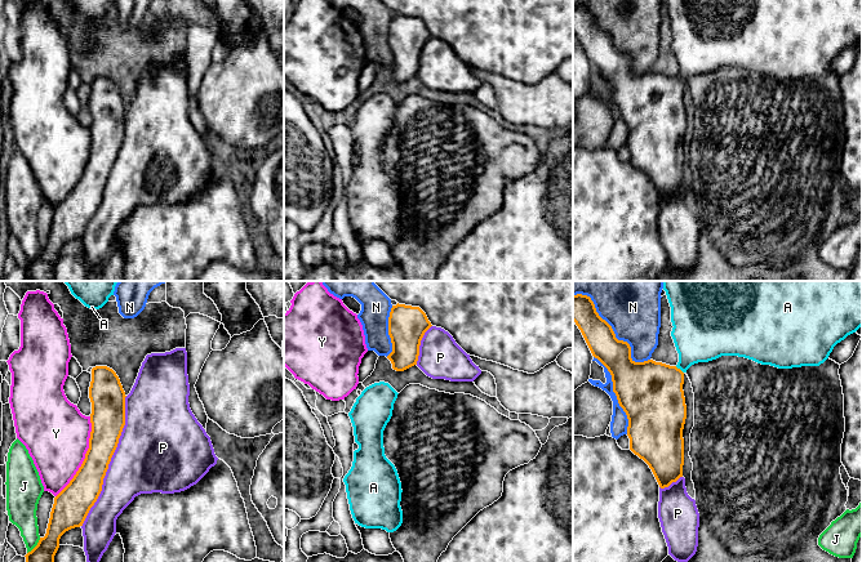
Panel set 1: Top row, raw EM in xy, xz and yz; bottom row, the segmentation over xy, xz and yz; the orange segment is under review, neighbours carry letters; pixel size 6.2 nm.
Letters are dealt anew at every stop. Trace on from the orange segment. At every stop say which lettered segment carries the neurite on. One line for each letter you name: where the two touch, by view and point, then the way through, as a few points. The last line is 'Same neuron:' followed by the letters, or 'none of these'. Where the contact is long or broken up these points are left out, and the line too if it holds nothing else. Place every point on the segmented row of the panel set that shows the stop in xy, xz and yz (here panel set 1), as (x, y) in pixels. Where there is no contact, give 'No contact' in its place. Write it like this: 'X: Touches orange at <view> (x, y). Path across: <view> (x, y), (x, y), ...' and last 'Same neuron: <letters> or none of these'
A: Touches orange at yz (679, 369). Path across: yz (651, 393), (679, 369), (700, 335)
Same neuron: A

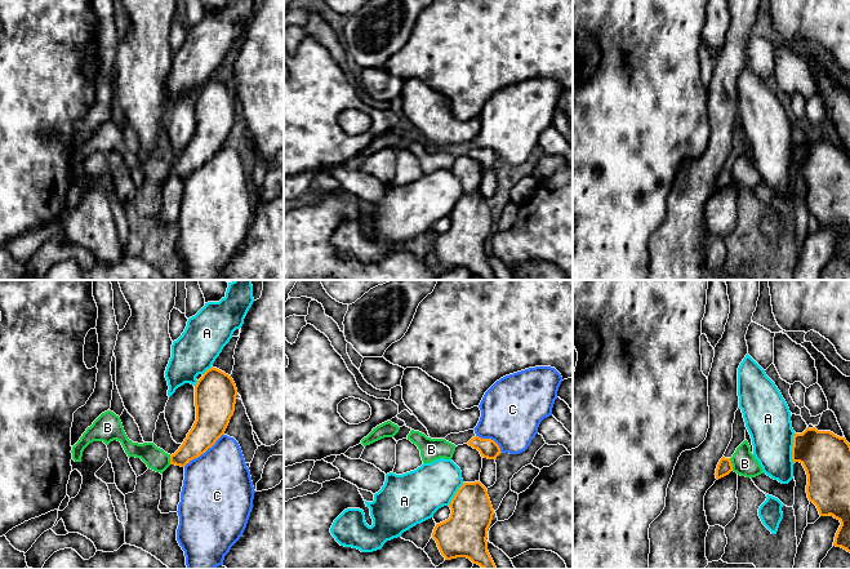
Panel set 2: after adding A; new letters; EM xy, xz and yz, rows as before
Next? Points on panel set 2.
Same neuron: none of these

